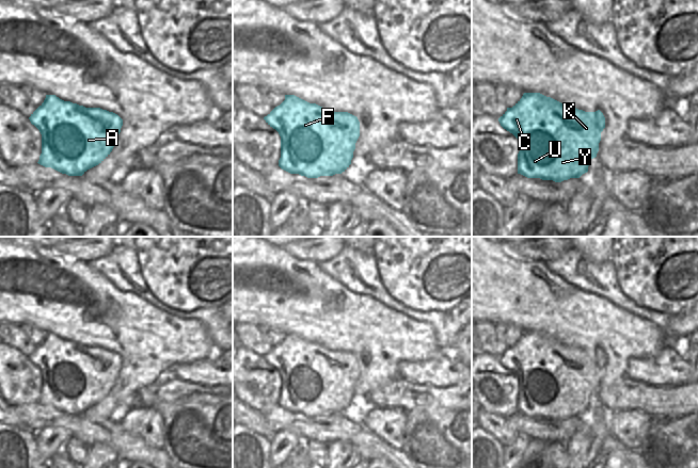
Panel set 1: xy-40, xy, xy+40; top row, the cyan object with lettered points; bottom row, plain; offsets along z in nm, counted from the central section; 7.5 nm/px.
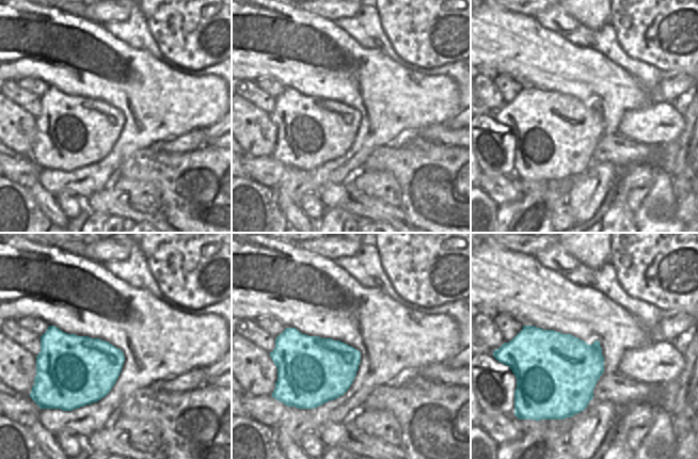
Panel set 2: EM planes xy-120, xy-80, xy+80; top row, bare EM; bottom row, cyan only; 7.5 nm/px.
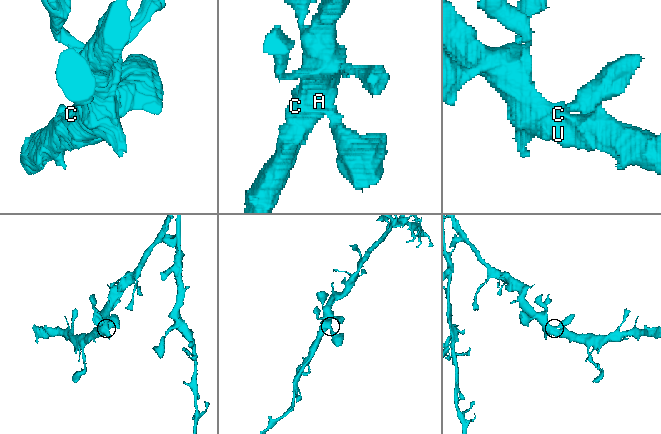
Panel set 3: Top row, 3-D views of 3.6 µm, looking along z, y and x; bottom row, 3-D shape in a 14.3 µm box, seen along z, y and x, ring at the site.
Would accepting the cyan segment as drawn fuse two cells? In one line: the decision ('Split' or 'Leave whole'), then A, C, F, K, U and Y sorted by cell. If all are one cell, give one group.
Leave whole. Groups: A C F K U Y

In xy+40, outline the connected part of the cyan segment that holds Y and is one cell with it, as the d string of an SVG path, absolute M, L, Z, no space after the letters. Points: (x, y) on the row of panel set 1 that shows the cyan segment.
M524 93L512 108L507 108L498 122L520 143L518 174L555 182L580 178L588 172L590 160L599 151L601 132L605 128L605 117L600 110L585 112L540 93Z

